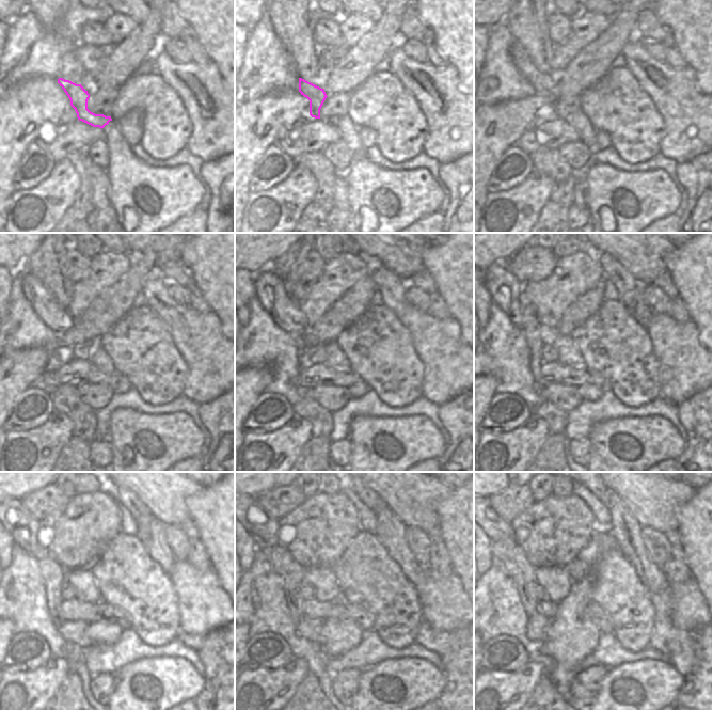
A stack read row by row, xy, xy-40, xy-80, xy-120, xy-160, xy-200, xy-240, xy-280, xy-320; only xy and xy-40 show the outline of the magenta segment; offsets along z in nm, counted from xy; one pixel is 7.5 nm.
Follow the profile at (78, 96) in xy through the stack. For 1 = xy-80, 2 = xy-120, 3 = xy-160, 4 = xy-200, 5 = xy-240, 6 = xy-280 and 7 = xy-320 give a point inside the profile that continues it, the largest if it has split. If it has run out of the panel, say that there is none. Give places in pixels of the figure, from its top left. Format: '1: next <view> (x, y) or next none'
1: next xy-80 (540, 82)
2: next xy-120 (53, 316)
3: next xy-160 (270, 292)
4: next xy-200 (505, 288)
5: next xy-240 (24, 527)
6: next xy-280 (262, 526)
7: next xy-320 (496, 529)

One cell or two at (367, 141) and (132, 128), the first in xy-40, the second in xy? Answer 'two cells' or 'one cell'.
one cell

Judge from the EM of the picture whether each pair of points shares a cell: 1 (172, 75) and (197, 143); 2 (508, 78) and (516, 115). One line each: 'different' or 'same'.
1: same
2: different

